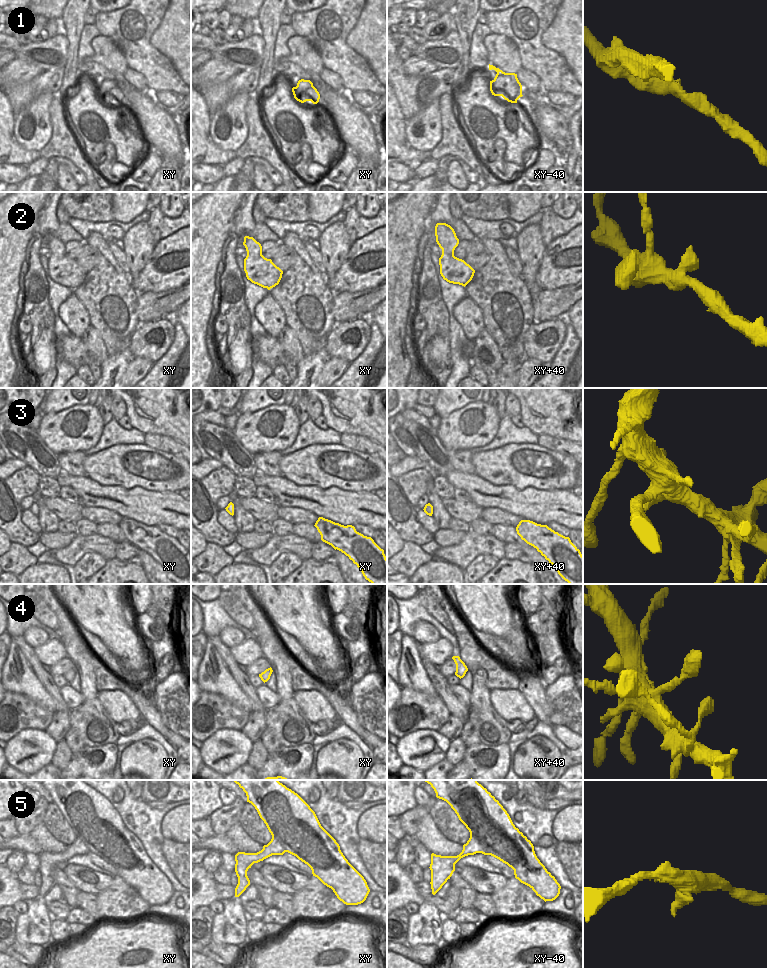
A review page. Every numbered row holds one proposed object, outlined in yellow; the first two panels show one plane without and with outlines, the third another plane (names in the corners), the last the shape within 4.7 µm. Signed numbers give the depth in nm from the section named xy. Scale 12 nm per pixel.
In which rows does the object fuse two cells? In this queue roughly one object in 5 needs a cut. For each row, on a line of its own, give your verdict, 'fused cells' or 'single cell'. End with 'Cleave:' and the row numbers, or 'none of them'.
1: single cell
2: single cell
3: single cell
4: single cell
5: single cell
Cleave: none of them

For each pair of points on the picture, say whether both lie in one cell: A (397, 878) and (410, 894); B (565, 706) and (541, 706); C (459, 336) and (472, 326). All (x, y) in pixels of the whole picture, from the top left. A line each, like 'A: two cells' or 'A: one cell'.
A: one cell
B: two cells
C: two cells

